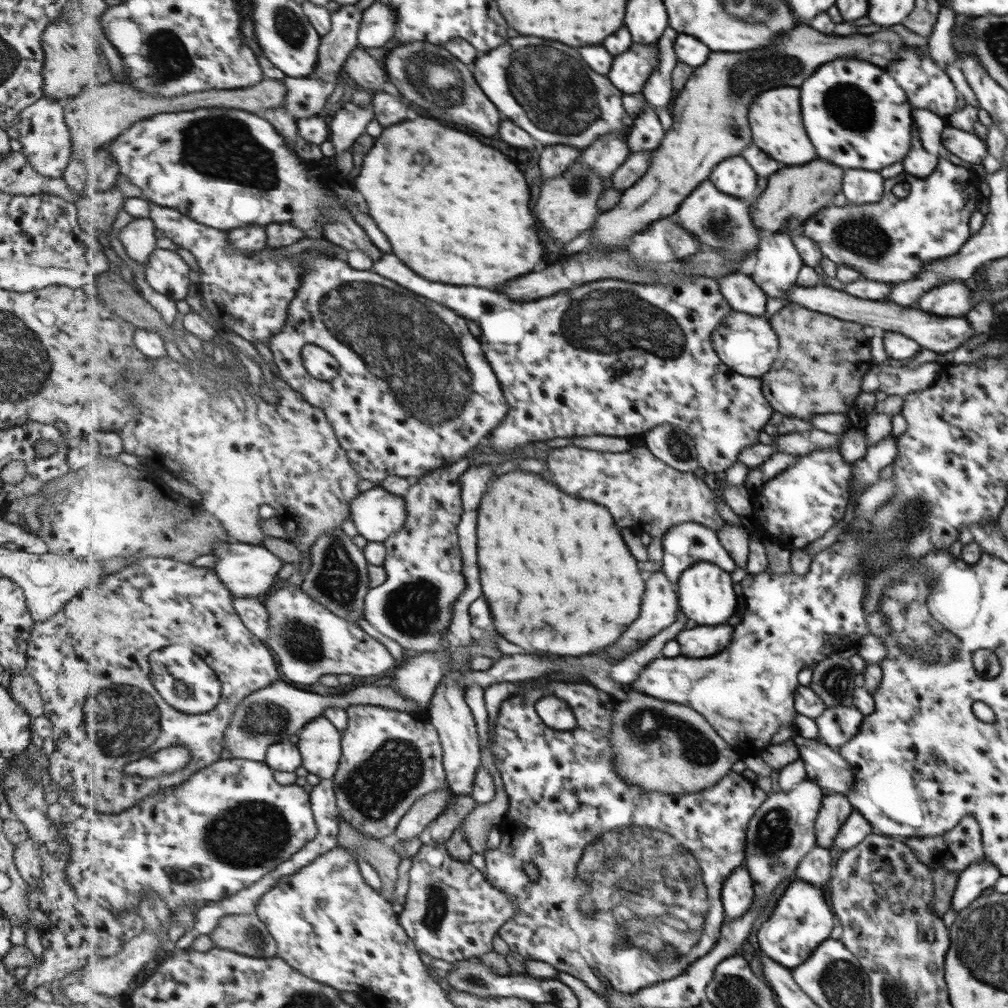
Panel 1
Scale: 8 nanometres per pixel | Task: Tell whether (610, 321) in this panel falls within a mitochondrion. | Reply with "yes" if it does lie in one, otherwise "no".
yes

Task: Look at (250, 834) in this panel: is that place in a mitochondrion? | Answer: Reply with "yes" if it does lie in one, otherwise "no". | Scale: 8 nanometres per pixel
yes

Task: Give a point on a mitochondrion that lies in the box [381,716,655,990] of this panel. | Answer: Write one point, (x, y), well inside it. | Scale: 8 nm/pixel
(435, 911)

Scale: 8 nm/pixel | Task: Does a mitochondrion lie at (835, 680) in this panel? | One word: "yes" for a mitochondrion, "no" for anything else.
yes

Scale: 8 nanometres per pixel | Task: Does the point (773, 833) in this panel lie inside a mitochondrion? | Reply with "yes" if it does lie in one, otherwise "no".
yes

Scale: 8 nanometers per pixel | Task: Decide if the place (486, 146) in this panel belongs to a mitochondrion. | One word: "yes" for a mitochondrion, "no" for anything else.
no

